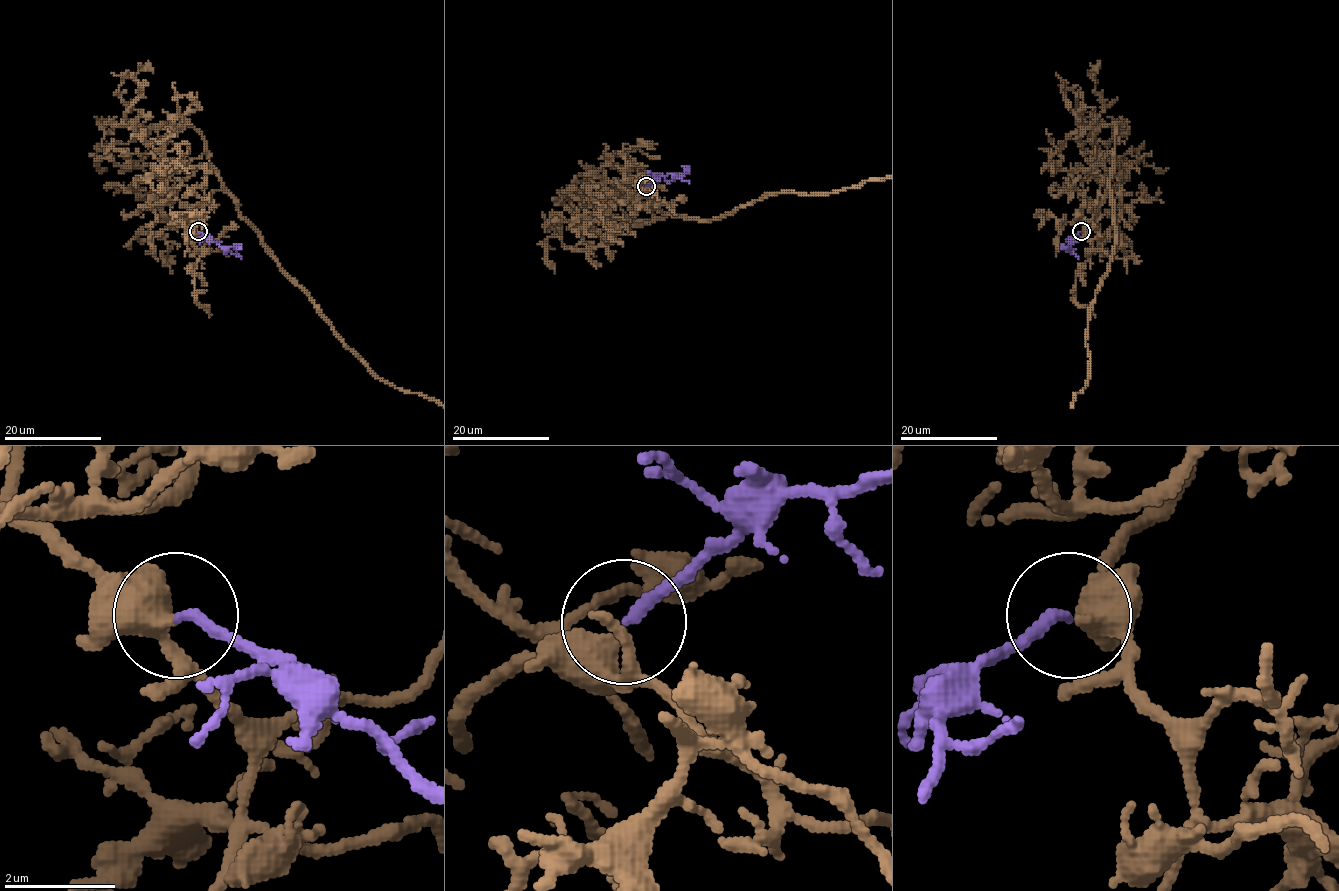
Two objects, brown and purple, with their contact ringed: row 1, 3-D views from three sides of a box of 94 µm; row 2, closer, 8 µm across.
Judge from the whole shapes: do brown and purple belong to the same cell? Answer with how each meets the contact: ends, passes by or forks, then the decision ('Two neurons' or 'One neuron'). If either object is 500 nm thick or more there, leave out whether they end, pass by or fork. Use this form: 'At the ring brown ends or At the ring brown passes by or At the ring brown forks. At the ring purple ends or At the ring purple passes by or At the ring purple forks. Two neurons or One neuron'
At the ring brown passes by. At the ring purple ends. One neuron

